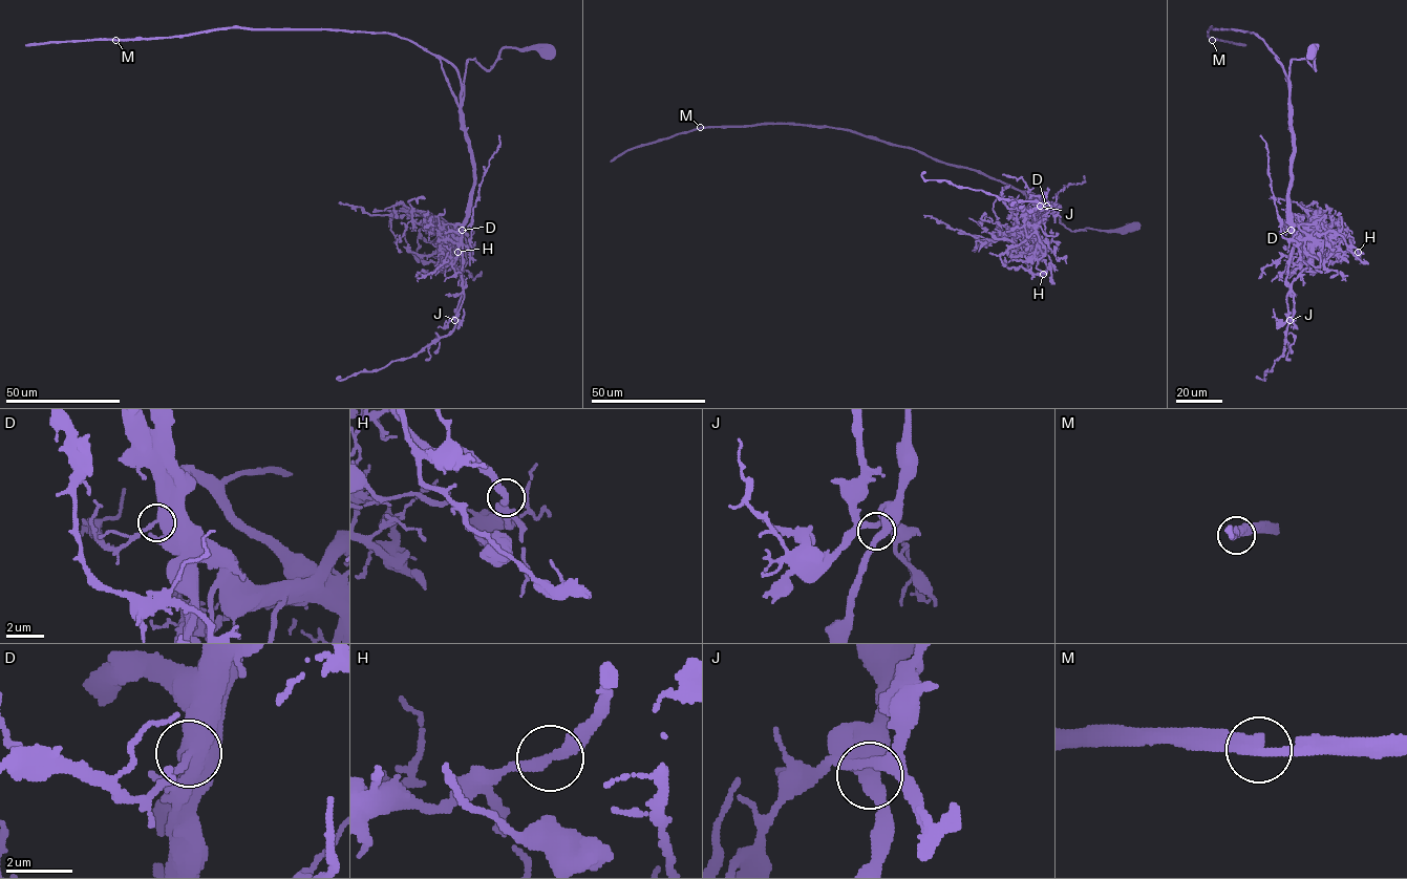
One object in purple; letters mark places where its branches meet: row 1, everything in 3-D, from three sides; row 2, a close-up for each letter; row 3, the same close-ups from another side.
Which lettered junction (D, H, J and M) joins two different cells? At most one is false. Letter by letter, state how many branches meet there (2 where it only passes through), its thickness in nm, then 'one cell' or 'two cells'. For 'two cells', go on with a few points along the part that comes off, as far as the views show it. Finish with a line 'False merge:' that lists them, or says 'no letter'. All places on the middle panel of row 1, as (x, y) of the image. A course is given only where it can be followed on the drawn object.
D: branches 2; calibre 460 nm; one cell
H: branches 2; calibre 320 nm; one cell
J: branches 2; calibre 440 nm; one cell
M: branches 2; calibre 360 nm; one cell
False merge: no letter

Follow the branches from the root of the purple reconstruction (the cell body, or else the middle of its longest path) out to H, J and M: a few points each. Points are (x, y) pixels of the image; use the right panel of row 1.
H: (1312, 50), (1316, 70), (1305, 59), (1293, 59), (1290, 65), (1290, 220), (1316, 239), (1340, 233), (1358, 251)
J: (1312, 50), (1316, 70), (1305, 59), (1293, 59), (1288, 76), (1290, 320)
M: (1312, 50), (1316, 70), (1305, 59), (1292, 60), (1288, 101), (1290, 81), (1257, 35), (1211, 27), (1212, 40)

